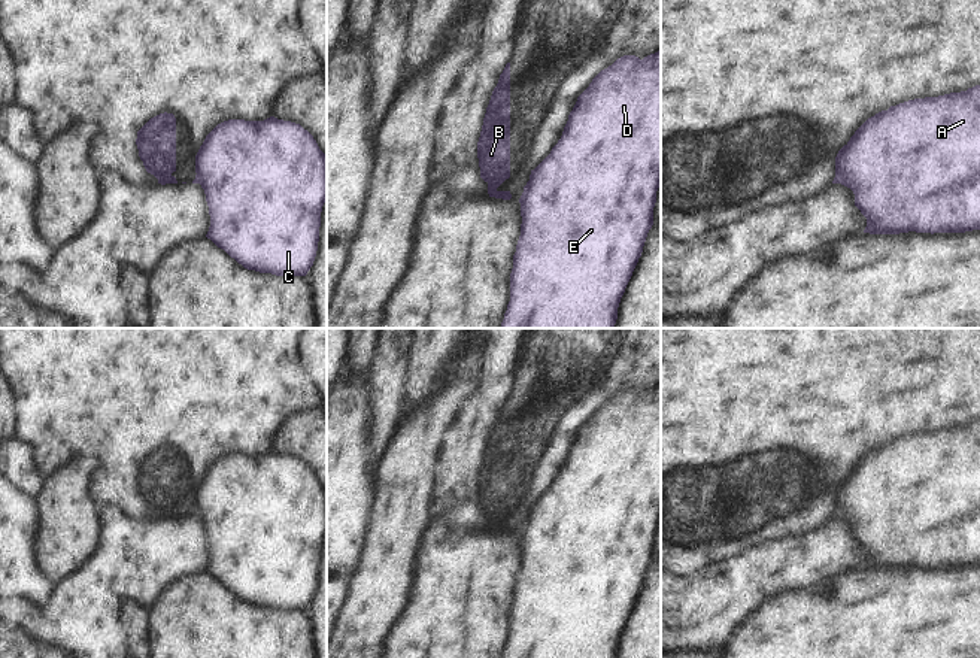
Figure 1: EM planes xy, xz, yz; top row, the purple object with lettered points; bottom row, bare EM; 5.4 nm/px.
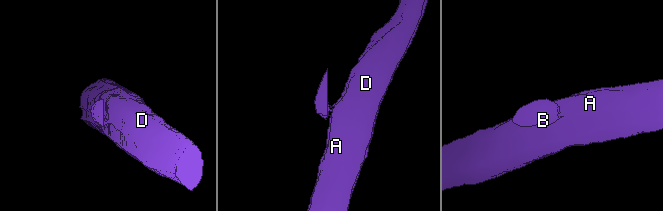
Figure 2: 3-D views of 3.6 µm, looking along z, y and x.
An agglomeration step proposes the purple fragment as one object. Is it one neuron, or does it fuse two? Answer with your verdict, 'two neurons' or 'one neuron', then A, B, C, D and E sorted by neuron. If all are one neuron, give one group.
two neurons; A C D E / B

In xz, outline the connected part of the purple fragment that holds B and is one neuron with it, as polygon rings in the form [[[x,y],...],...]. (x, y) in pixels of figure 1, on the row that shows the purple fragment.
[[[510,63],[506,64],[500,75],[498,84],[492,91],[480,137],[477,142],[477,158],[480,178],[488,184],[489,197],[510,200],[510,191],[498,191],[497,188],[510,178]]]

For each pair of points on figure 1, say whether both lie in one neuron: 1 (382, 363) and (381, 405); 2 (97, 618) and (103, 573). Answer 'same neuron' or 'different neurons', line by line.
1: same neuron
2: same neuron

